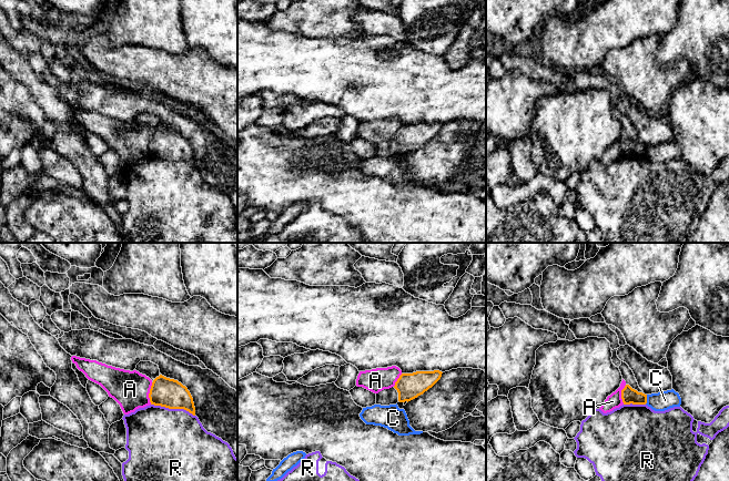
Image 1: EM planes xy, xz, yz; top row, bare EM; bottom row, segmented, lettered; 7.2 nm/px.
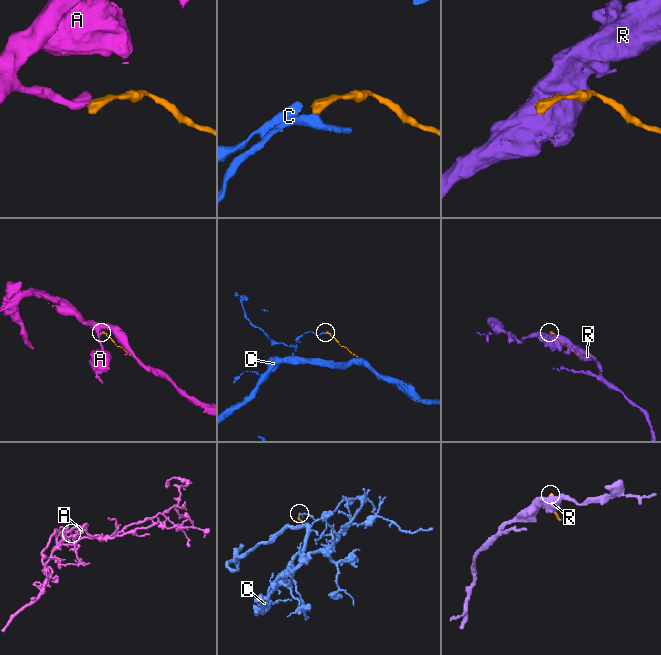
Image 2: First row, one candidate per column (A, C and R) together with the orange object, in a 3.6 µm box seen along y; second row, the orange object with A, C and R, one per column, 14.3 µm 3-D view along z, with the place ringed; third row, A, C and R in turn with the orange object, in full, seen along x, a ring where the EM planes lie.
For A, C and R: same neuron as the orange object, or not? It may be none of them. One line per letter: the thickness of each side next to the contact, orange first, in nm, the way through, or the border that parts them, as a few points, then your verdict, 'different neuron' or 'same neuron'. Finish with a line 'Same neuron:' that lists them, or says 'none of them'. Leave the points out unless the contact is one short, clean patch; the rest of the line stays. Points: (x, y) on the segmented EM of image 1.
A: calibres 220 and 280 nm; border xy (152, 382), (149, 389), (150, 403); different neuron
C: calibres 110 and 140 nm; border yz (647, 395), (645, 403); different neuron
R: calibres 220 and 500 nm; different neuron
Same neuron: none of them

